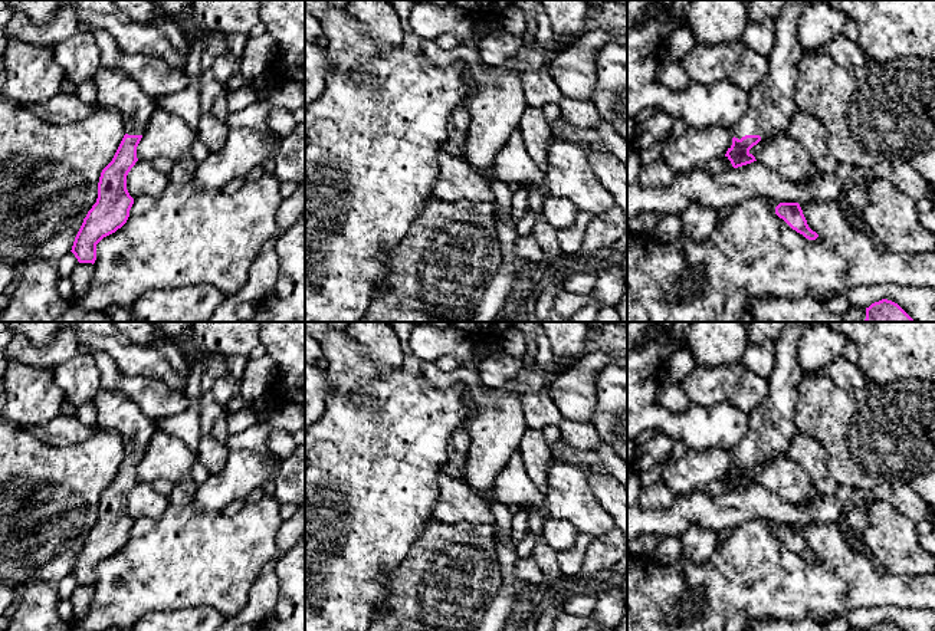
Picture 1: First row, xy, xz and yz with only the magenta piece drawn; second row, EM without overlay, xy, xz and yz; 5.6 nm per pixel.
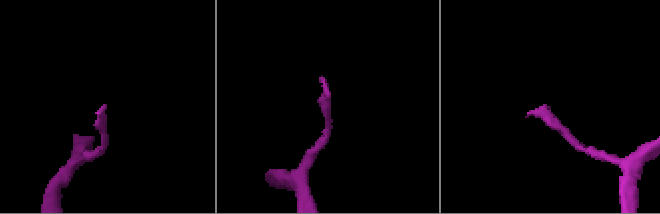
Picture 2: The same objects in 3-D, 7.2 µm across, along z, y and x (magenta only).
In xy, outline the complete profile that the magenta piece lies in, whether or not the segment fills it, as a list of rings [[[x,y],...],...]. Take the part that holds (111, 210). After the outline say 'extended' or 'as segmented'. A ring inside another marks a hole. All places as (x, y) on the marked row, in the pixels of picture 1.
[[[99,68],[94,76],[98,86],[96,105],[115,108],[122,118],[125,135],[112,158],[102,170],[98,198],[88,211],[75,237],[72,253],[79,263],[95,263],[96,244],[121,229],[134,204],[127,190],[127,175],[138,161],[137,147],[147,124],[157,109],[157,101],[118,69]]] | extended

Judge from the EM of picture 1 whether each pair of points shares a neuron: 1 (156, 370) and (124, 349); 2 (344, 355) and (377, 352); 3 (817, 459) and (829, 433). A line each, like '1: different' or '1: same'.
1: same
2: different
3: different

